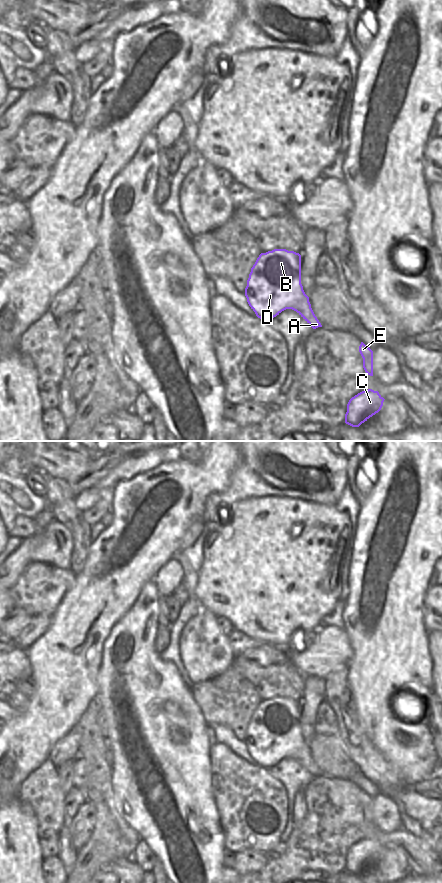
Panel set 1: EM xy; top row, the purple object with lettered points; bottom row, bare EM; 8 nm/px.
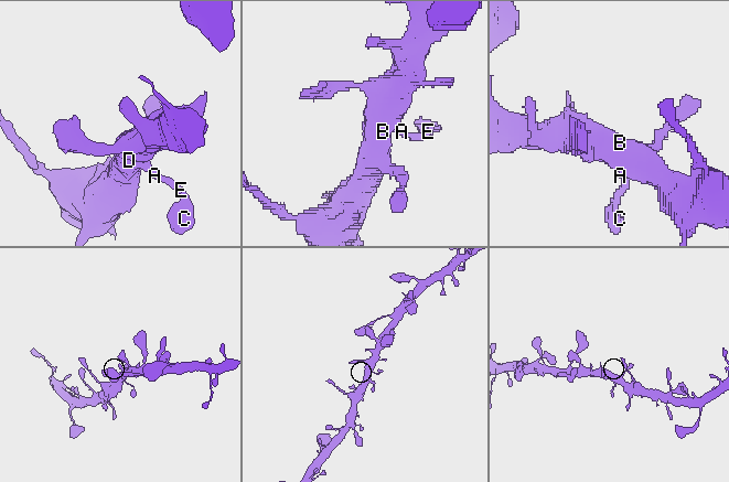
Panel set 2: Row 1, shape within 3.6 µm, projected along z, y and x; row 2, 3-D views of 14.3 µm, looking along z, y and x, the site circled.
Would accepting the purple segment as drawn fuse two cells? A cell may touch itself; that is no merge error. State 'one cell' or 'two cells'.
one cell

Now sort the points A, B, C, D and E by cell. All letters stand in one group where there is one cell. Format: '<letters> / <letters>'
A B C D E

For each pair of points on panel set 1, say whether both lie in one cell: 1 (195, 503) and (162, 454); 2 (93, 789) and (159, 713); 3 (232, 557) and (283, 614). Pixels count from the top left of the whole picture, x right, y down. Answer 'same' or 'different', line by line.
1: different
2: different
3: same

